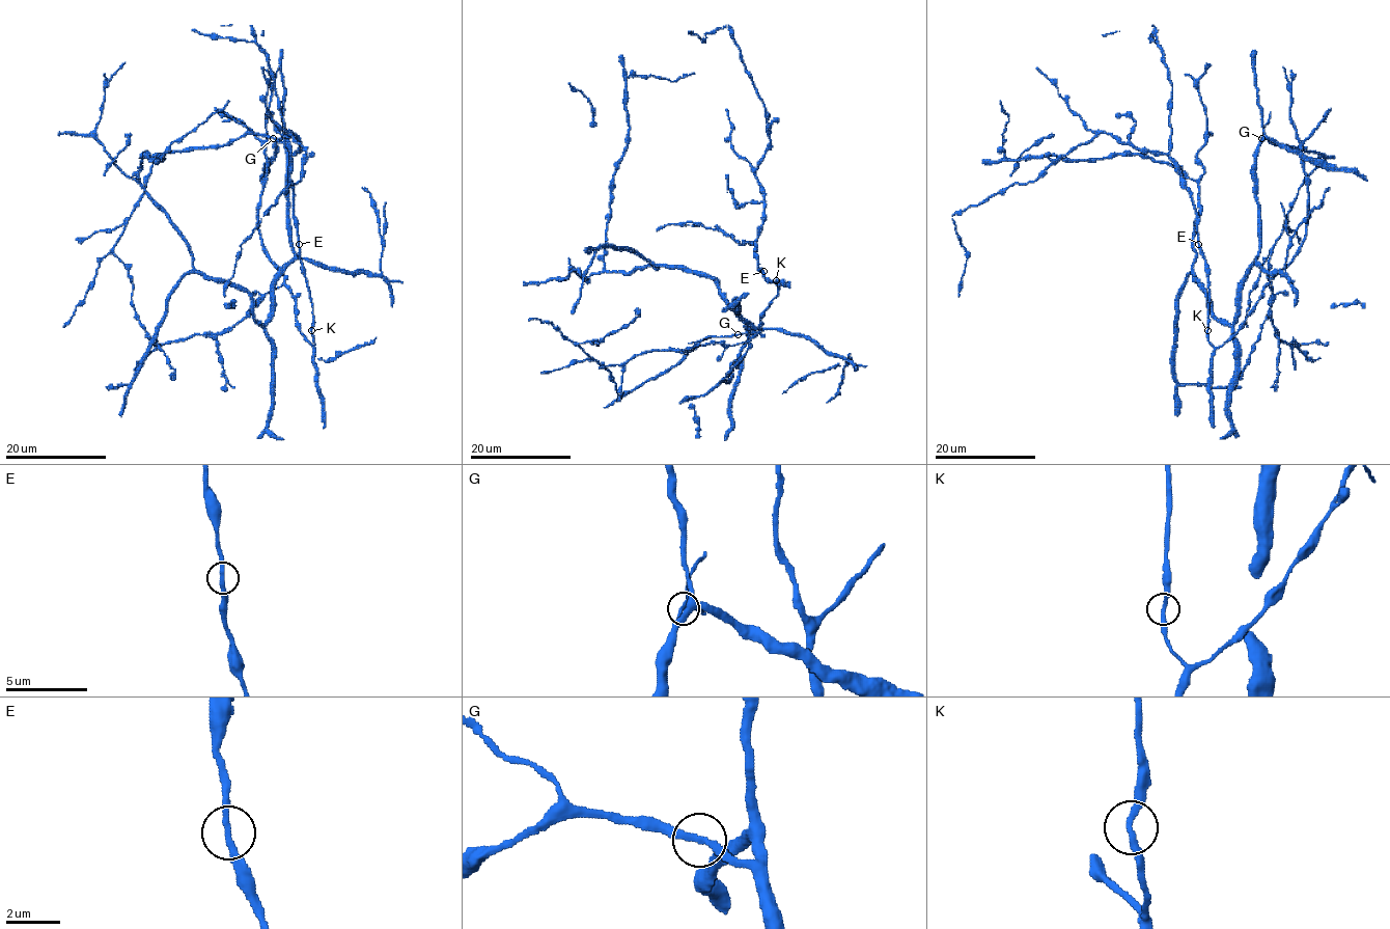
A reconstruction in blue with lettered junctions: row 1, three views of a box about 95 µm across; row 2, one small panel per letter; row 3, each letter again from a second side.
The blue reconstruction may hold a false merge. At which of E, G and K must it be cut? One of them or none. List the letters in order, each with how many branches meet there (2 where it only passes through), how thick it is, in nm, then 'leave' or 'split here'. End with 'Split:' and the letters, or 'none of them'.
E: 2 branches meet; 240 nm thick; leave
G: 2 branches meet; 240 nm thick; leave
K: 2 branches meet; 240 nm thick; leave
Split: none of them

